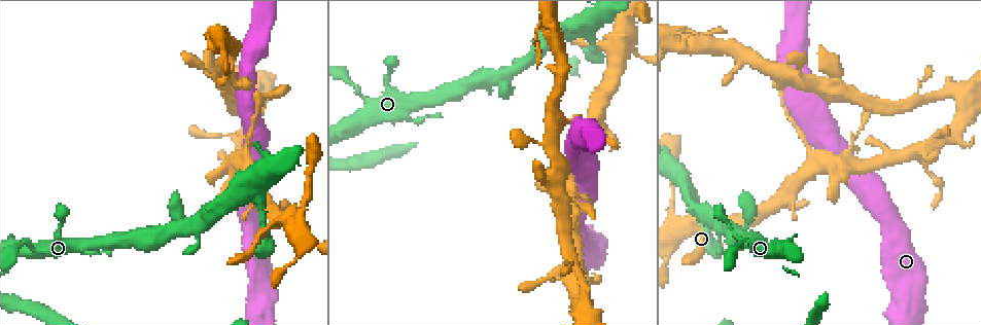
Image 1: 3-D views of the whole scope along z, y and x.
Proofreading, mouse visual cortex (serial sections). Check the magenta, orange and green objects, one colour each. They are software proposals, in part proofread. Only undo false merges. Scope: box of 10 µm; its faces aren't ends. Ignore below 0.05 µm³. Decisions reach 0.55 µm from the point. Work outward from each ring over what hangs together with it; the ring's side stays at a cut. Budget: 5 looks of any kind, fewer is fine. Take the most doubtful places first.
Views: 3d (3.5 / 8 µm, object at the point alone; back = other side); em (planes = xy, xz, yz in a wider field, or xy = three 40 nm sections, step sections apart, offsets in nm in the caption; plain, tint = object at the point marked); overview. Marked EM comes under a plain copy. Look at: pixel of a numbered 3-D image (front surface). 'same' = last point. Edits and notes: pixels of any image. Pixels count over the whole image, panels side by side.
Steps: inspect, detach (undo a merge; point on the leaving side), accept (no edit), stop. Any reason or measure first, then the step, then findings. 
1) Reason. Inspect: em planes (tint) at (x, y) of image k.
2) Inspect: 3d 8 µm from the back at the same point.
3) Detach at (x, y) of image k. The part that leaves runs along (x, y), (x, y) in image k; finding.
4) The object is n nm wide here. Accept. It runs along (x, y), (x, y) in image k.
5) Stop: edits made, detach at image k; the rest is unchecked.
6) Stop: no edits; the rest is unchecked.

Four arms meet. Inspect: 3d 8 µm at (284, 219) of image 1.

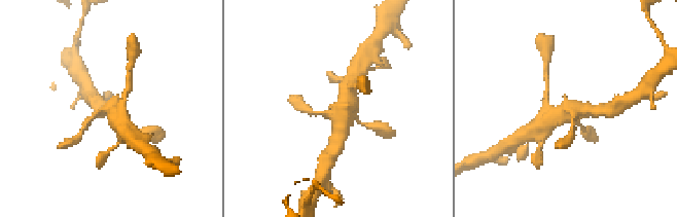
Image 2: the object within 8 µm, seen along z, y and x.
Closer look. Inspect: 3d 3.5 µm from the back at the same point.

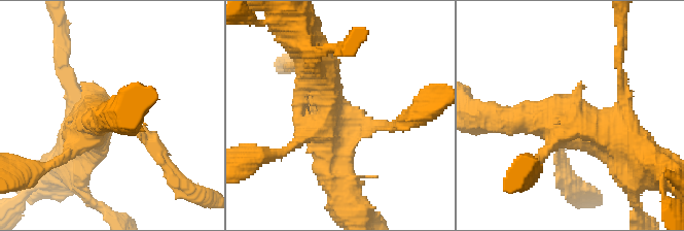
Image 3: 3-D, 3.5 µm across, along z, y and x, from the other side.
Accept. It runs along (394, 124), (328, 134), (337, 187) in image 3; continuous, no second cell.

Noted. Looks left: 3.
Small branch off a trunk. Inspect: 3d 3.5 µm from the back at (816, 165) of image 1.

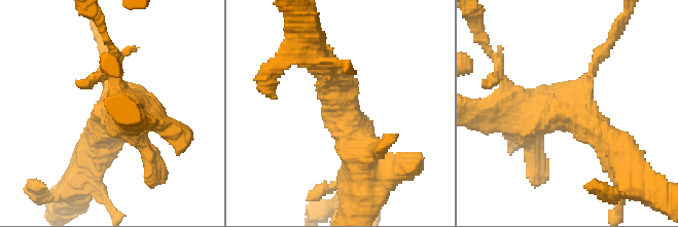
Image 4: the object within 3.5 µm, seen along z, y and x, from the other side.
3 arms meet here; the arms are 150, 450, 600 nm wide. Inspect: em planes (tint) at (338, 107) of image 4.

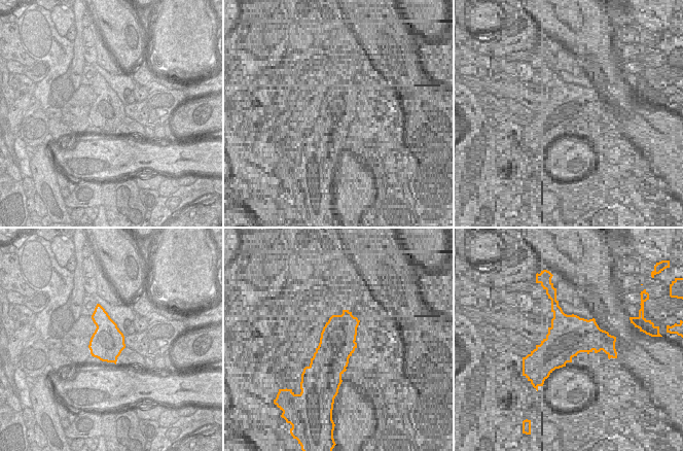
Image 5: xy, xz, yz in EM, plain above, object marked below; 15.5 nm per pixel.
Accept. It runs along (621, 156), (574, 115), (510, 112) in image 4; one cell here.

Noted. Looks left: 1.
Stop: no edits; the rest is unchecked.

